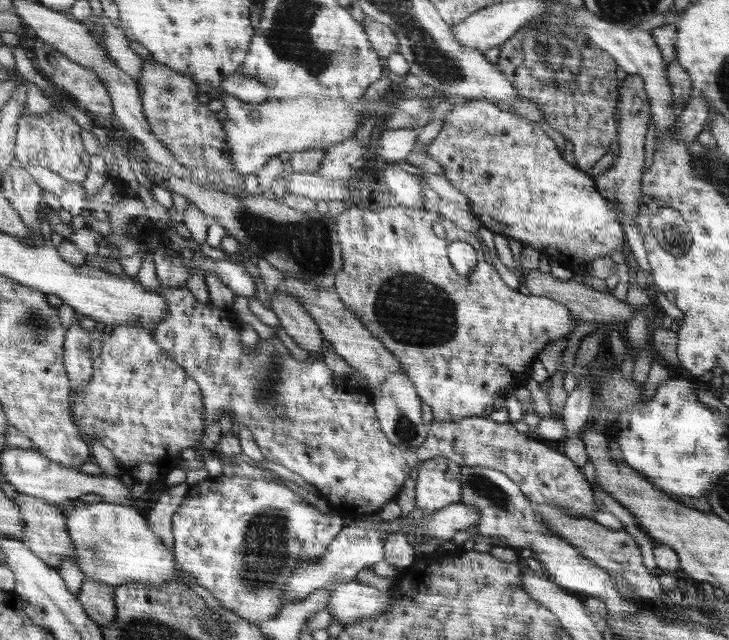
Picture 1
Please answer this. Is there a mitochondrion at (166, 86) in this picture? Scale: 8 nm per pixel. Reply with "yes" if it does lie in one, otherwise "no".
yes

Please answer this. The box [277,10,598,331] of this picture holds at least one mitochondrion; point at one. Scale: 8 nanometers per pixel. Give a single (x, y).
(550, 55)

